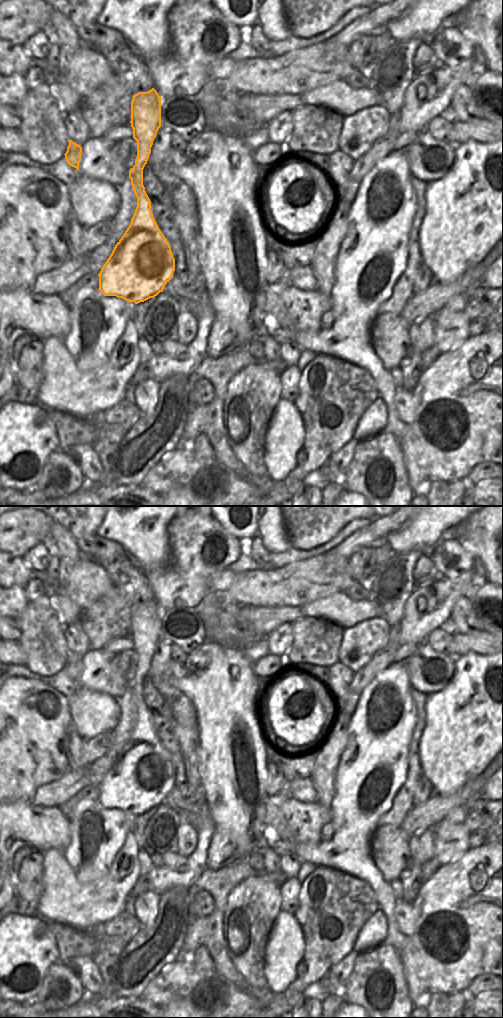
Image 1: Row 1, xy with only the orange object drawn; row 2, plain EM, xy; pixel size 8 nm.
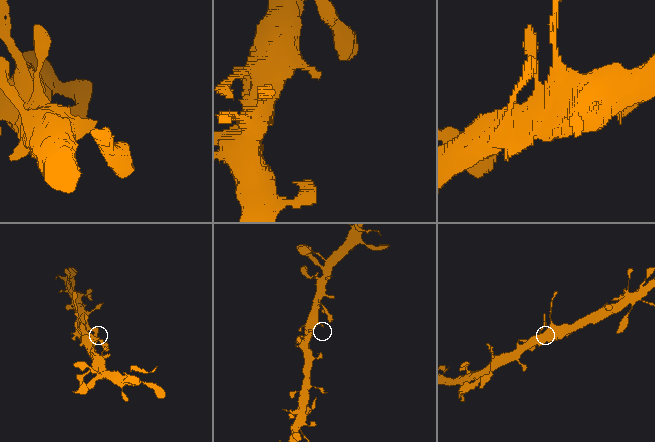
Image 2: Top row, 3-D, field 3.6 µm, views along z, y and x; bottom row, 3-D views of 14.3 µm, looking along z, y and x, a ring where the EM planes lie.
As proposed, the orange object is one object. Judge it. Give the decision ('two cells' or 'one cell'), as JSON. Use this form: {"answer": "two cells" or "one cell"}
{"answer": "one cell"}

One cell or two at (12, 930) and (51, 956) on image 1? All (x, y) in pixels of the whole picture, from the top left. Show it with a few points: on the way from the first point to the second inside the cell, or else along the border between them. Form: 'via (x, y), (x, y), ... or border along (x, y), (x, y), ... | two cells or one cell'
via (22, 940), (31, 949), (41, 952) | one cell

